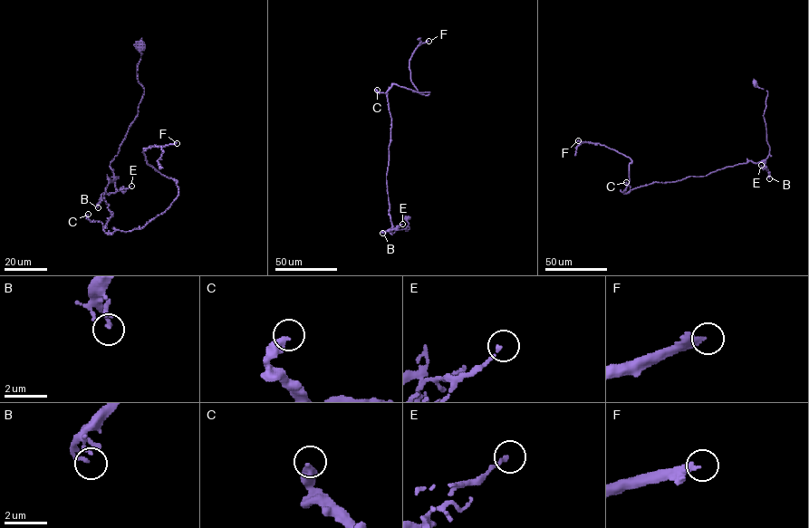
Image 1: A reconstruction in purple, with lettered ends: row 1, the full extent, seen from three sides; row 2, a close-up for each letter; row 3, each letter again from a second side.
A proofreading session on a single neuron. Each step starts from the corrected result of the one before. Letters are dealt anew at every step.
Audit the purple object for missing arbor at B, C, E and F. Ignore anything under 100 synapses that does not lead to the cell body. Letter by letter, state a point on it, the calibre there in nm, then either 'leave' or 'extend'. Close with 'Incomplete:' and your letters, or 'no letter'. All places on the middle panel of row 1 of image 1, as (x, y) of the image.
B: (382, 233) | 160 nm | leave
C: (377, 90) | 440 nm | leave
E: (402, 224) | 170 nm | leave
F: (428, 41) | 300 nm | extend
Incomplete: F

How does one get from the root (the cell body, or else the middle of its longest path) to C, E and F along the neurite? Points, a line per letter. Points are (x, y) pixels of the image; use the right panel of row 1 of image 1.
C: (755, 82), (767, 91), (763, 117), (770, 151), (765, 158), (630, 190), (626, 182)
E: (755, 82), (767, 94), (763, 117), (770, 151), (765, 160), (765, 168), (761, 165)
F: (755, 82), (767, 91), (763, 117), (770, 148), (757, 163), (623, 193), (630, 158), (578, 140)

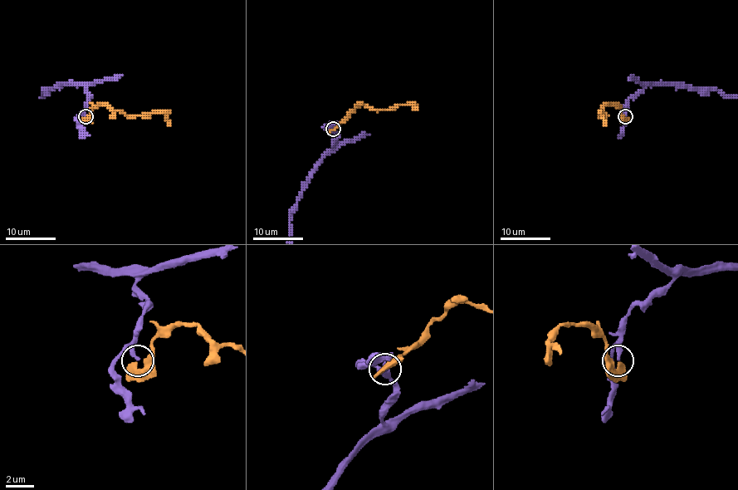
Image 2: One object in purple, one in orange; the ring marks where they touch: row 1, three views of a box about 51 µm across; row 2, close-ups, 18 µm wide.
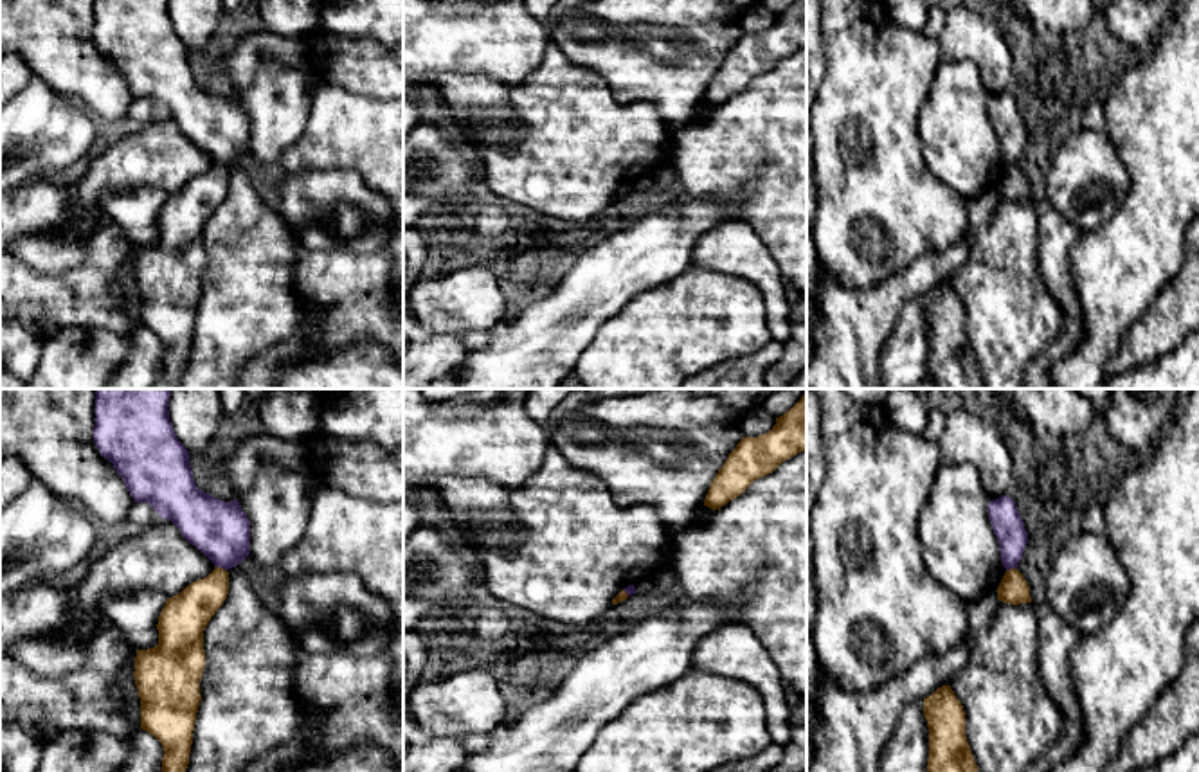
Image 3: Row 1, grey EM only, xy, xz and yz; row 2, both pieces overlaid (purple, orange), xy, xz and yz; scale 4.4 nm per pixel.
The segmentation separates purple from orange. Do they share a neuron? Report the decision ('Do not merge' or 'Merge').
Do not merge

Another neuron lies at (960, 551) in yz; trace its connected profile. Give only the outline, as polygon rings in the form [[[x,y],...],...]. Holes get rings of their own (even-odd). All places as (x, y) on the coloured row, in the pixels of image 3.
[[[940,462],[920,511],[920,554],[929,576],[965,605],[996,592],[1006,569],[988,520],[990,497],[970,462]]]

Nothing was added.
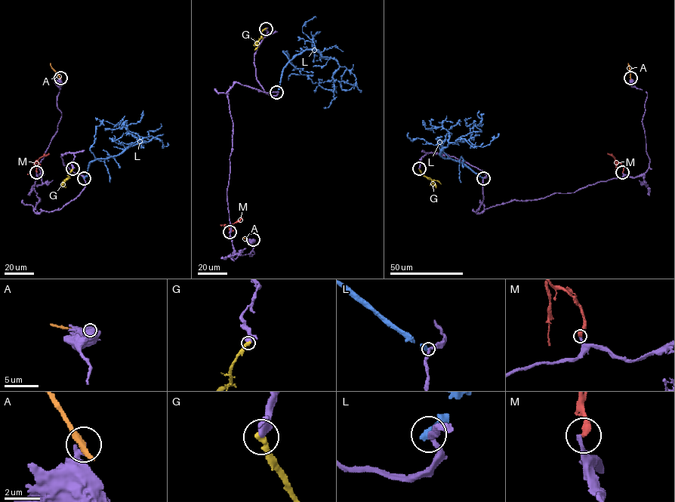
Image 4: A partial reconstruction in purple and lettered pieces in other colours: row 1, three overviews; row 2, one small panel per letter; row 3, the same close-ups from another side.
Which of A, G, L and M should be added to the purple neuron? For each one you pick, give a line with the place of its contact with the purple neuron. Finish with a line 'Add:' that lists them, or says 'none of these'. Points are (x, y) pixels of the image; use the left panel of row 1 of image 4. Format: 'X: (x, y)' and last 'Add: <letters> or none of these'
M: (36, 172)
Add: M

